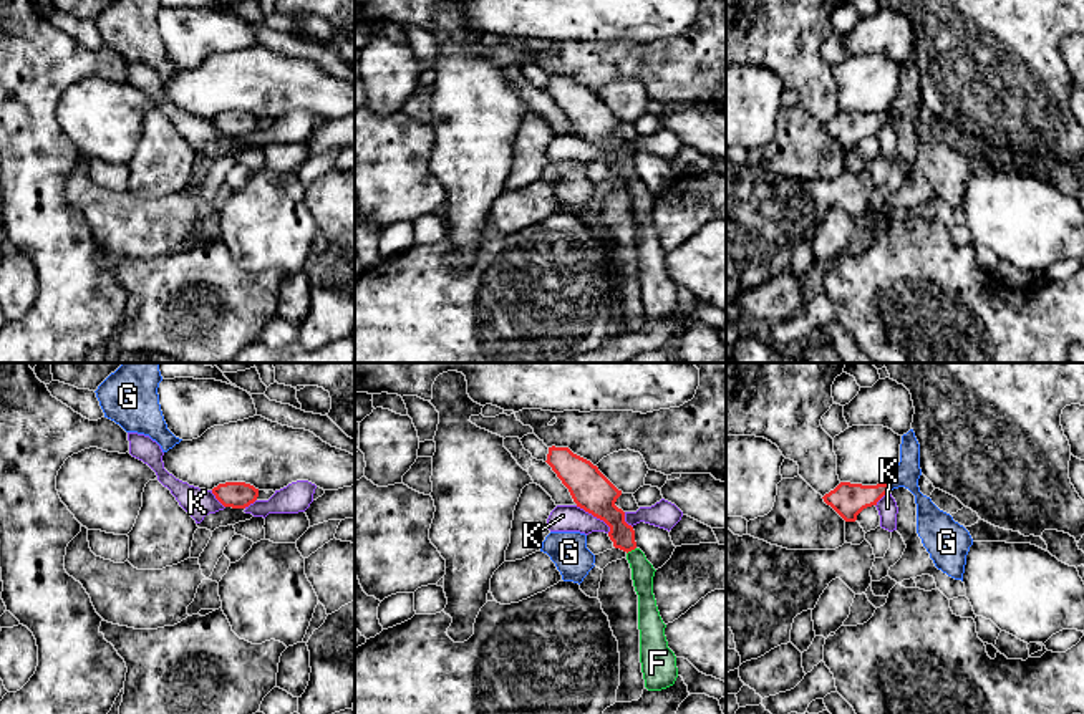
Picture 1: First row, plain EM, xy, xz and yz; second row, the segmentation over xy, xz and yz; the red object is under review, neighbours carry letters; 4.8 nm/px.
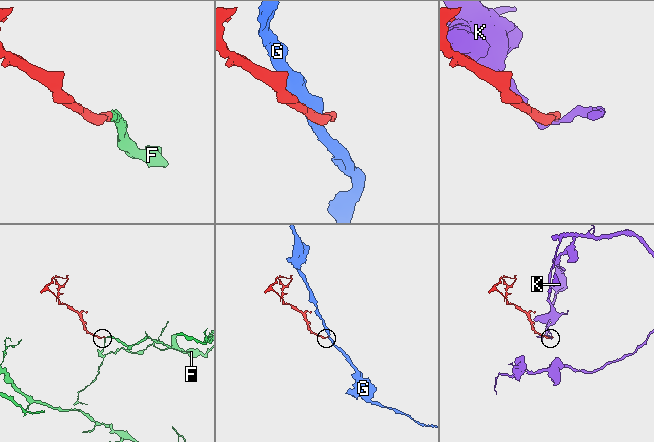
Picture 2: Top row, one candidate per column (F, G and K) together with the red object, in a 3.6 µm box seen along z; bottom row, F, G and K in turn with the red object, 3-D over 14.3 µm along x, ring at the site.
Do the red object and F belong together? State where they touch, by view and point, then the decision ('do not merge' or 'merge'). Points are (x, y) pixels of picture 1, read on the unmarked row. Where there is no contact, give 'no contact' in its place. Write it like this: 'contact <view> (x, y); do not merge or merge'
contact xz (630, 179); merge

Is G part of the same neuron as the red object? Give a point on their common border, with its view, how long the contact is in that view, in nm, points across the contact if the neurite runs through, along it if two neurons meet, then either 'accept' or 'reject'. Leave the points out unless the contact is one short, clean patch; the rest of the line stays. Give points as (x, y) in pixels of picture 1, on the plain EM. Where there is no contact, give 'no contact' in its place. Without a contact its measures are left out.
meets red in yz at (889, 116); contact 40 nm long; border along yz (887, 113), (890, 118); reject

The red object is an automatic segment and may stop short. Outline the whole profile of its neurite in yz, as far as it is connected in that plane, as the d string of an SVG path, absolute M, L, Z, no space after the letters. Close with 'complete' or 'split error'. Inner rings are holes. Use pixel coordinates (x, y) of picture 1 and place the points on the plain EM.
M840 111L834 119L825 123L822 128L830 134L845 151L855 151L857 144L890 123L888 113L862 114Z; complete

